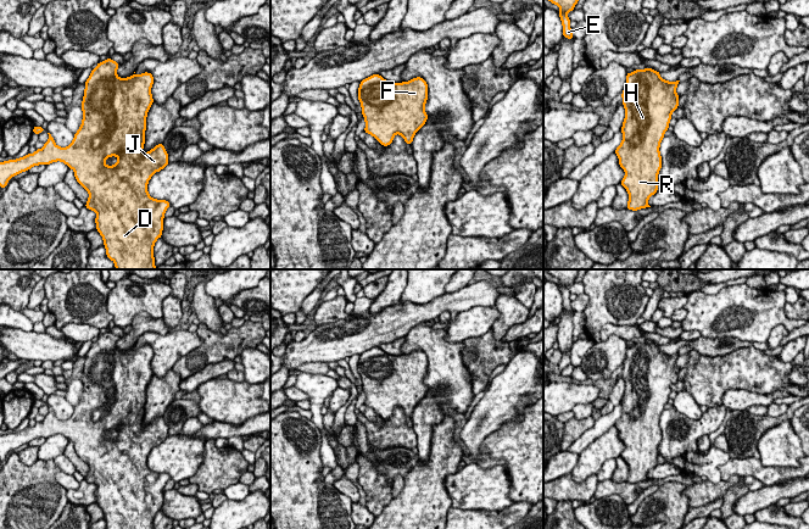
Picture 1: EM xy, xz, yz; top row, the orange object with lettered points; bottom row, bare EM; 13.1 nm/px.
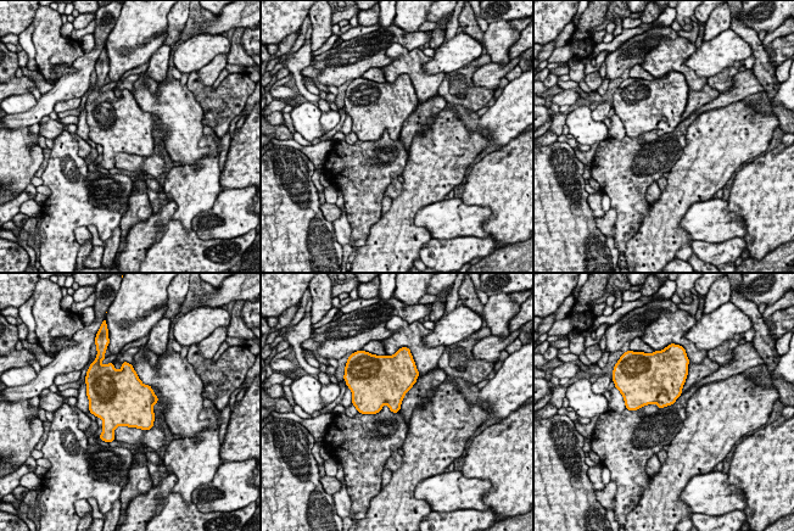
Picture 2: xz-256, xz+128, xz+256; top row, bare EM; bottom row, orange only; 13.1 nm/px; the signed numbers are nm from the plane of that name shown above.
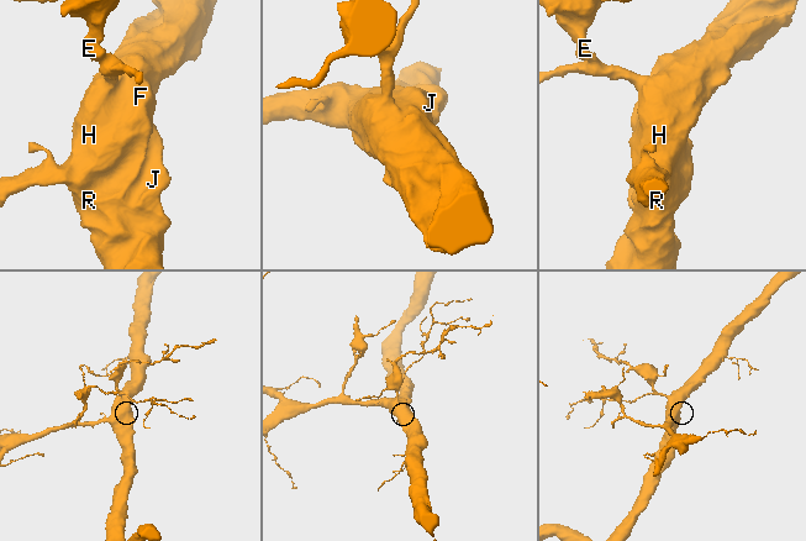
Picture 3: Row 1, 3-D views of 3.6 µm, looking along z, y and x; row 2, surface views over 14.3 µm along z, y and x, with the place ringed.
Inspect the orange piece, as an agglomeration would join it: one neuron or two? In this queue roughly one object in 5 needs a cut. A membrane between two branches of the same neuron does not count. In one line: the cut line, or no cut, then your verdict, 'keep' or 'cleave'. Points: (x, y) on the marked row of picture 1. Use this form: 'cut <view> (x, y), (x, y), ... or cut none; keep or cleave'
cut none; keep

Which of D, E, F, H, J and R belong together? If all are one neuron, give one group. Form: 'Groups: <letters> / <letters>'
Groups: D E F H J R

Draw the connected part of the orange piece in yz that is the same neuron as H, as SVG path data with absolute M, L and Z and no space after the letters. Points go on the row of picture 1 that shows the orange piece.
M652 68L626 73L621 94L625 119L623 141L615 154L625 171L620 184L629 193L626 208L632 211L651 207L648 199L658 191L659 146L680 100L676 94L680 80L668 82L659 74Z

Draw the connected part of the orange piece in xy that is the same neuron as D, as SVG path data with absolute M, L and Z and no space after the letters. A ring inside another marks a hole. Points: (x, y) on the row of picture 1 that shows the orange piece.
M107 59L99 62L91 71L85 82L84 96L82 102L83 121L80 128L74 133L73 141L67 147L60 147L50 133L49 140L43 149L35 150L34 154L16 160L0 162L0 188L6 188L9 179L29 171L33 166L50 165L56 161L66 163L74 171L77 182L89 193L85 204L88 210L96 212L96 230L104 239L106 255L115 262L117 269L156 269L154 257L154 245L162 236L164 212L171 206L167 200L152 199L147 193L147 183L155 172L163 169L168 162L168 152L163 144L157 144L146 154L143 152L145 144L146 116L154 102L151 87L154 77L145 72L139 76L134 73L128 78L119 78L116 73L119 63ZM117 156L118 162L113 166L106 166L107 157Z

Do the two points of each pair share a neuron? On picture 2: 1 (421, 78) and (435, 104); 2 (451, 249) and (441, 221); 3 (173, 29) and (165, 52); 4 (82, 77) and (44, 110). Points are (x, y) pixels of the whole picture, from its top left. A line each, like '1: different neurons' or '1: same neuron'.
1: different neurons
2: different neurons
3: different neurons
4: same neuron

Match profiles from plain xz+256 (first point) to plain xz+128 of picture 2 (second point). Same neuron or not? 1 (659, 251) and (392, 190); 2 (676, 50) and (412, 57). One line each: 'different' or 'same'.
1: different
2: same

